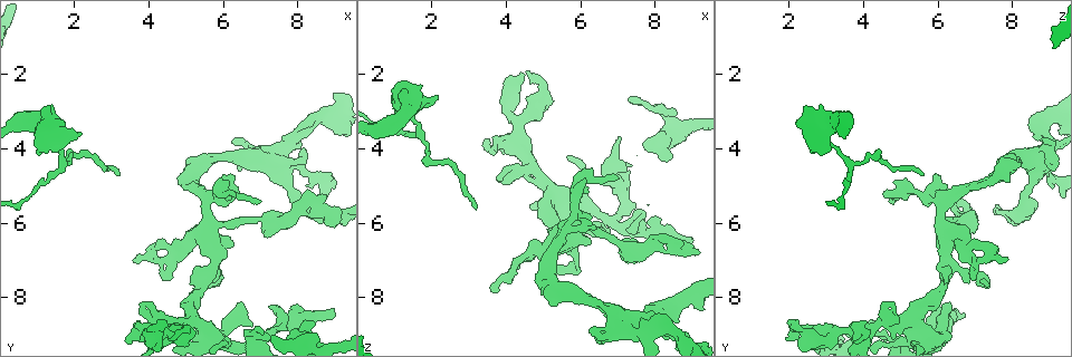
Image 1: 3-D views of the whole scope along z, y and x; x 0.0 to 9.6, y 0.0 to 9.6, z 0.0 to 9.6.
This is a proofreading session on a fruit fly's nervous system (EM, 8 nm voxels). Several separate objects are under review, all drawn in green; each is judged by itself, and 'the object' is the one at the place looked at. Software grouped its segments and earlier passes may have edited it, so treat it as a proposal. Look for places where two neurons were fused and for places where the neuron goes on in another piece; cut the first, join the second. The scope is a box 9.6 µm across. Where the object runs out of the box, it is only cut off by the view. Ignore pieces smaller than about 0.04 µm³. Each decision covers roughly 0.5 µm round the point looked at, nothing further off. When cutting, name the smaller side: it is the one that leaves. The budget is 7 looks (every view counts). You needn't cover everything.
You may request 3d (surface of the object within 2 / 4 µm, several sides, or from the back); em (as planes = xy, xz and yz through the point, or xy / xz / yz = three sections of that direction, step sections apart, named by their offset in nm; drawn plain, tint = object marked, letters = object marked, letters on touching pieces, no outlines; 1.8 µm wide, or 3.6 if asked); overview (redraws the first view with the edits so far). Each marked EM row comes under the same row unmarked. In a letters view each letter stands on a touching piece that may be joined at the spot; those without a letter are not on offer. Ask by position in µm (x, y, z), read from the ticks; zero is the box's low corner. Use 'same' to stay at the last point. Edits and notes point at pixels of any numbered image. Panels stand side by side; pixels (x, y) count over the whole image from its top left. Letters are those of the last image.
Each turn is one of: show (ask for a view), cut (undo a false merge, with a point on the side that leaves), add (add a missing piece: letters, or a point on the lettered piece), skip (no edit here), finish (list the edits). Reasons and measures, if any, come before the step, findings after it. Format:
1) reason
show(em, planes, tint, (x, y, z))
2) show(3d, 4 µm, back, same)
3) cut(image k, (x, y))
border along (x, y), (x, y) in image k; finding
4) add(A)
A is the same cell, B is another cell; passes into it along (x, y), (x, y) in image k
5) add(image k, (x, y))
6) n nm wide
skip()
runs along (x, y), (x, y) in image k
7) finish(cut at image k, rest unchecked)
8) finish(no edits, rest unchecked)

show(em, planes, letters, (7.25, 9.00, 2.65))

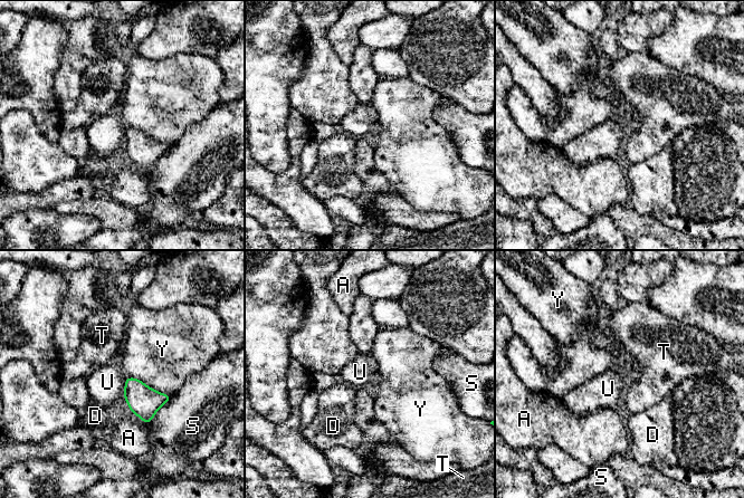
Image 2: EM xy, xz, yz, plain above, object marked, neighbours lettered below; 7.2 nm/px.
Y touches over 340 nm
skip()
A, D, S, T, U and Y are other cells; border along (126, 377), (123, 396) in image 2; no lettered piece goes on from it

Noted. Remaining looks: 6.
free end
show(3d, 4 µm, (8.40, 8.65, 4.30))

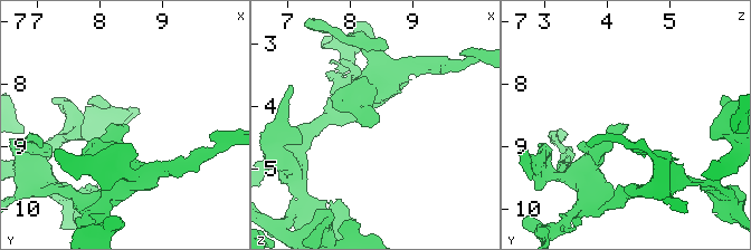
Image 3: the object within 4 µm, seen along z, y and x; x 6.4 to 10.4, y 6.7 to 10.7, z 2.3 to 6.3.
show(em, 3.6 µm, planes, letters, (8.35, 8.60, 4.30))

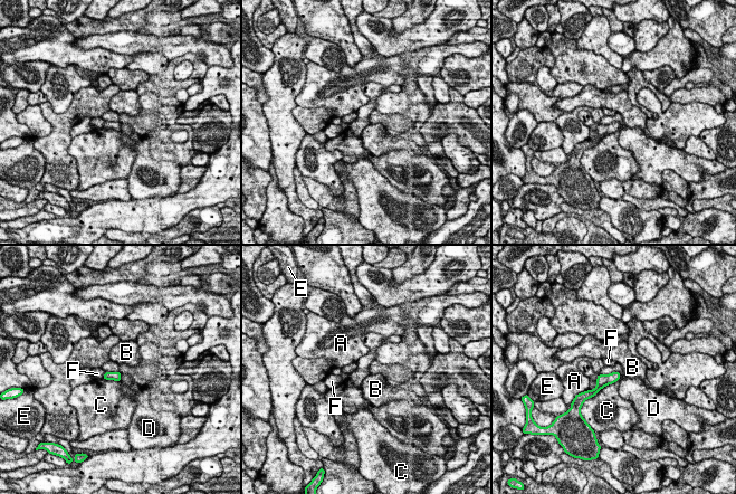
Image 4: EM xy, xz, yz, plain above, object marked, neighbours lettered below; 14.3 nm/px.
skip()
A, B, C, D, E and F are other cells; border along (105, 372), (102, 377) in image 4; no lettered piece goes on from it

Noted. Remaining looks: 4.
sudden change in width
show(3d, 2 µm, (7.40, 4.25, 8.90))

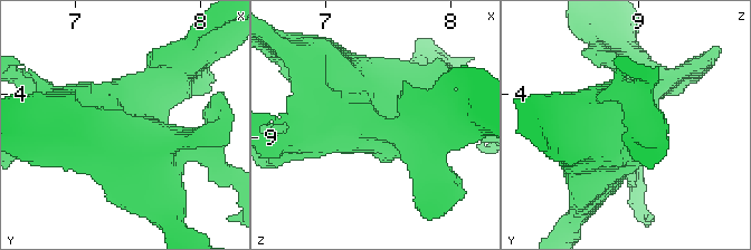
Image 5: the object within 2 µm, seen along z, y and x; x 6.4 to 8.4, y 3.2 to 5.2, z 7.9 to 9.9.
show(em, planes, letters, (7.46, 4.28, 8.94))

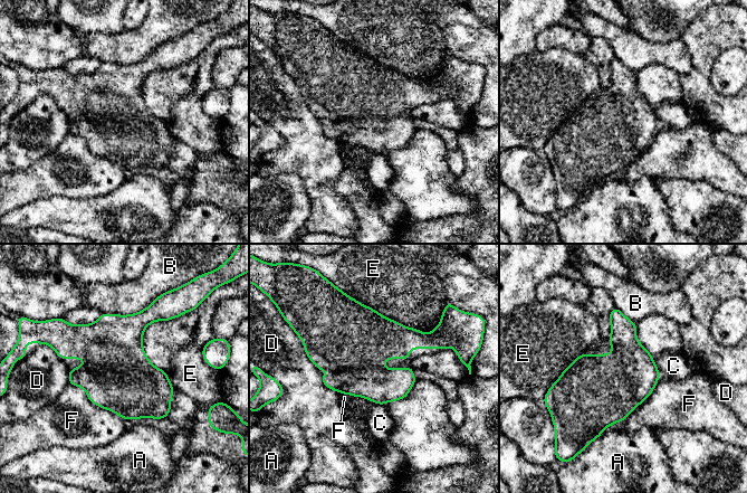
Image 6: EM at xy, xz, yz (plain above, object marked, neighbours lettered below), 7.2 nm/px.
skip()
A, B, C, D, E and F are other cells; one neuron here

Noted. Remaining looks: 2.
finish(no edits, rest unchecked)

